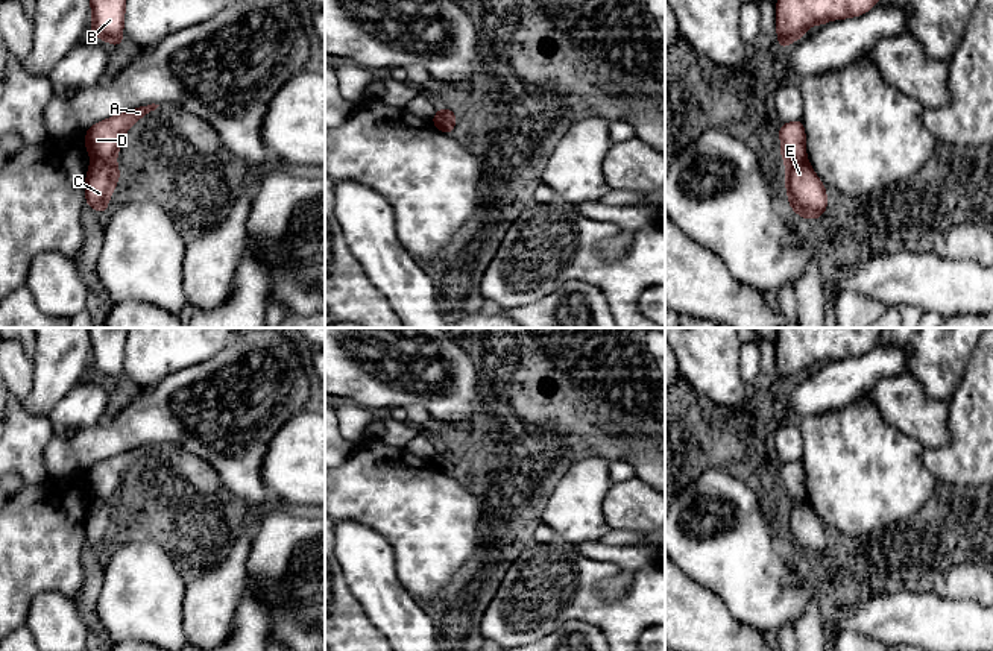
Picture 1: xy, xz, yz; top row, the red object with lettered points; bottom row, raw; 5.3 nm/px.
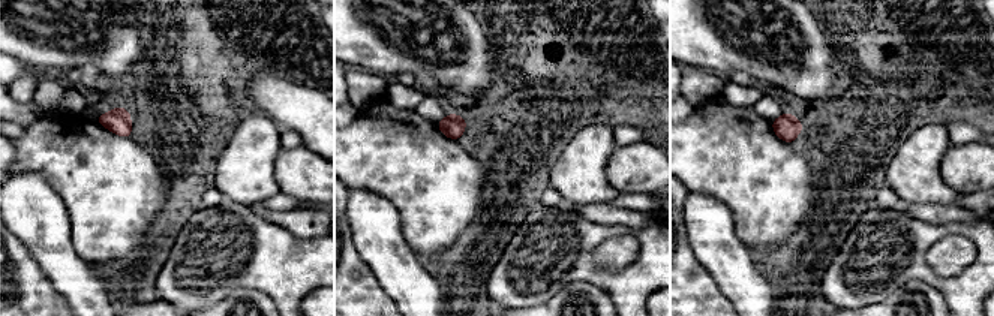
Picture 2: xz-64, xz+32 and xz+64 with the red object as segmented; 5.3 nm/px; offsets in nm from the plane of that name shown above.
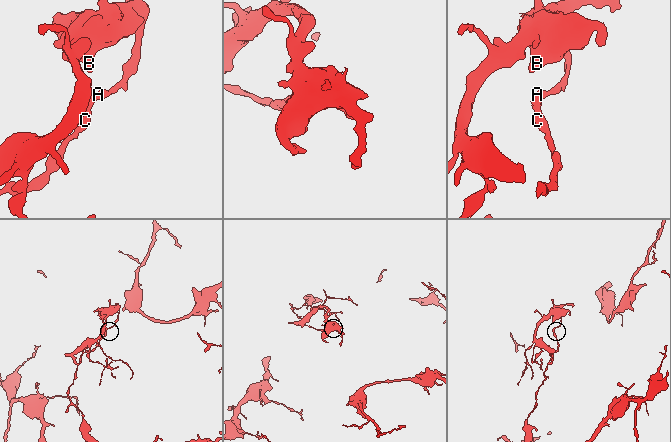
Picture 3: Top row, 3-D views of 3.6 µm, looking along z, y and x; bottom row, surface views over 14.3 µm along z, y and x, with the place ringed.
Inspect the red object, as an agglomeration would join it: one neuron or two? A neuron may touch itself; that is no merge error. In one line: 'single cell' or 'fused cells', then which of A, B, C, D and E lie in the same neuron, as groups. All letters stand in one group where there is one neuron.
fused cells; A B D / C E

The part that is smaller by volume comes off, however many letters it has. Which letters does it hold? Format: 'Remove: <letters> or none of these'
Remove: A, B, D

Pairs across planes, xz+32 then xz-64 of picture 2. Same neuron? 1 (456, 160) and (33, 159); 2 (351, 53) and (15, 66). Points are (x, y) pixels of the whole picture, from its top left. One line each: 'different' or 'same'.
1: same
2: different

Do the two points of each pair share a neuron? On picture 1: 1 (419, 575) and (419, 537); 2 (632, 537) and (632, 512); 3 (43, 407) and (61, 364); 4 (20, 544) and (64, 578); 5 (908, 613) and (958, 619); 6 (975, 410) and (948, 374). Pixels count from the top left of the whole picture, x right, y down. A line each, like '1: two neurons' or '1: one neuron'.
1: one neuron
2: two neurons
3: one neuron
4: one neuron
5: one neuron
6: two neurons

